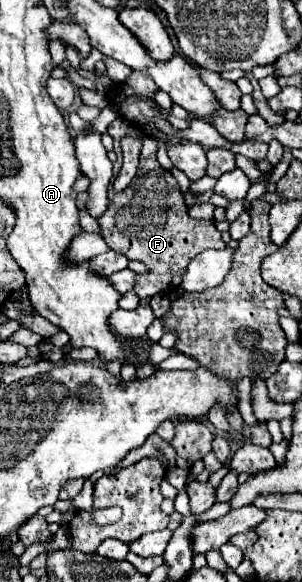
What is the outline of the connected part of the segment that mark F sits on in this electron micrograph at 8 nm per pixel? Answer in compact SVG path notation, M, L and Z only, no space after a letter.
M139 156L139 170L133 182L117 194L109 188L109 206L97 222L103 228L103 238L107 238L115 252L149 266L151 272L135 277L133 290L139 298L151 298L153 294L179 288L191 258L207 248L225 248L215 222L195 220L189 216L177 180L159 166L157 158L155 162L141 162Z

